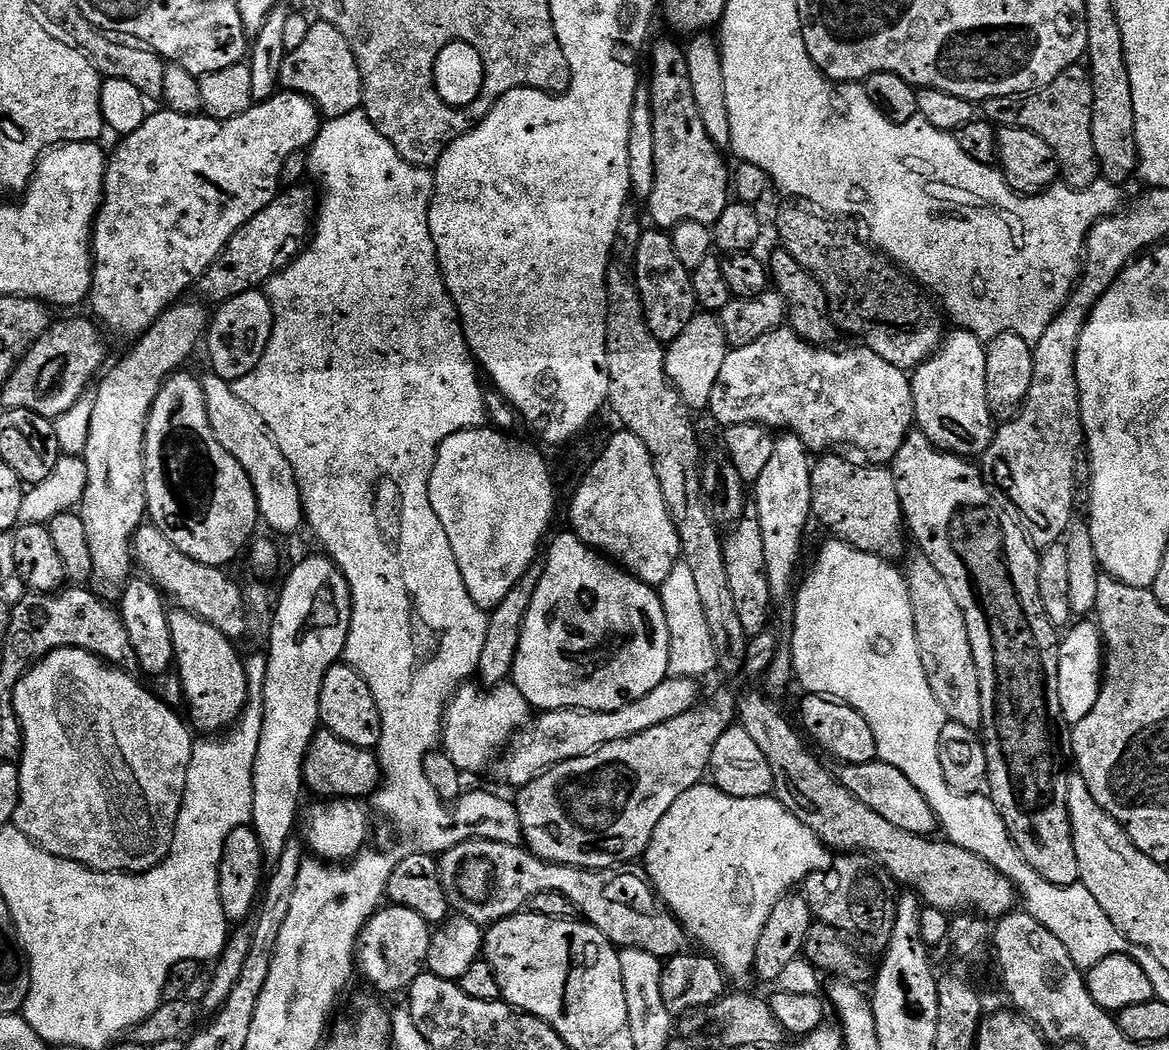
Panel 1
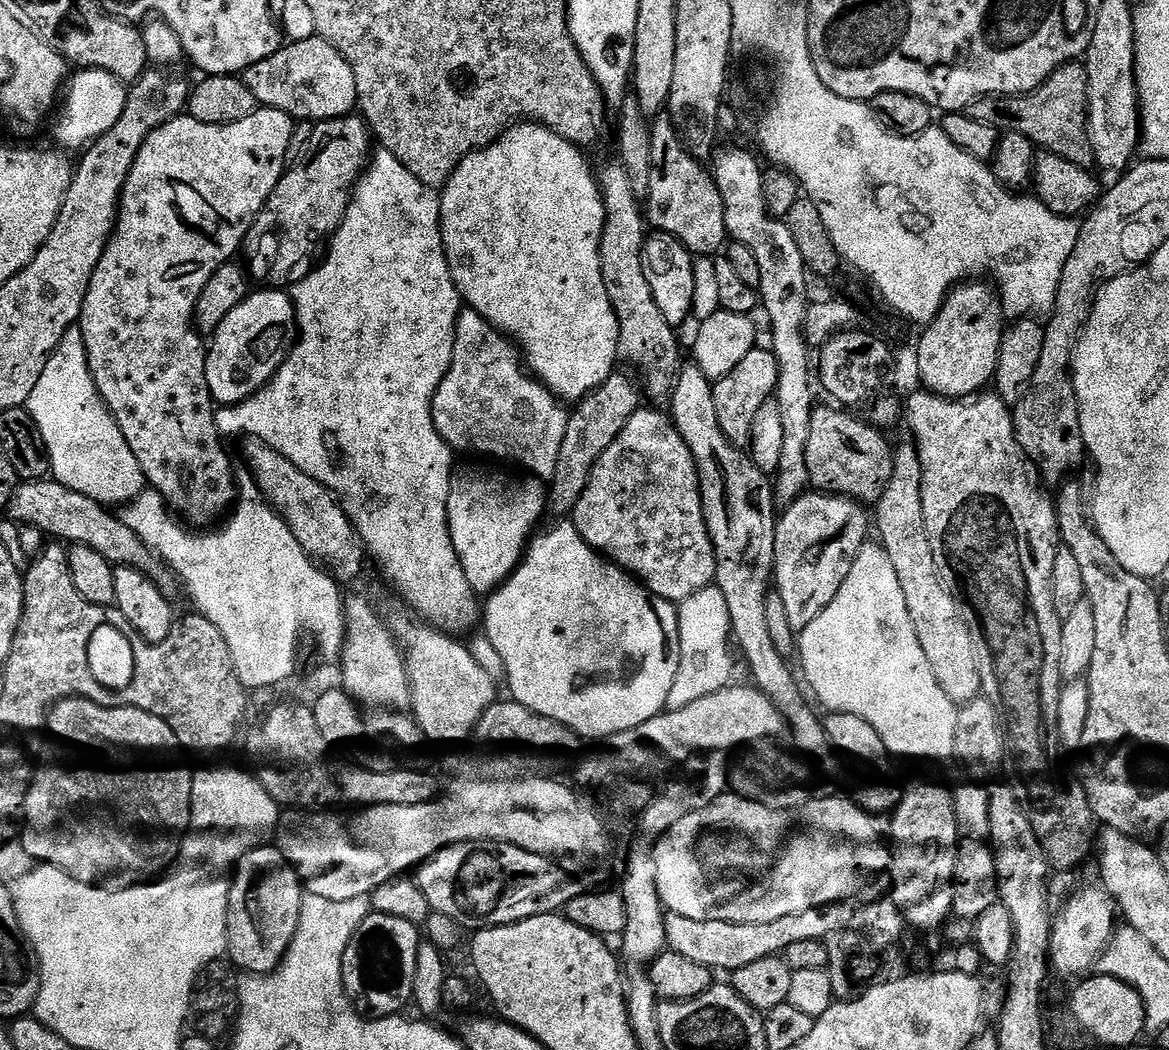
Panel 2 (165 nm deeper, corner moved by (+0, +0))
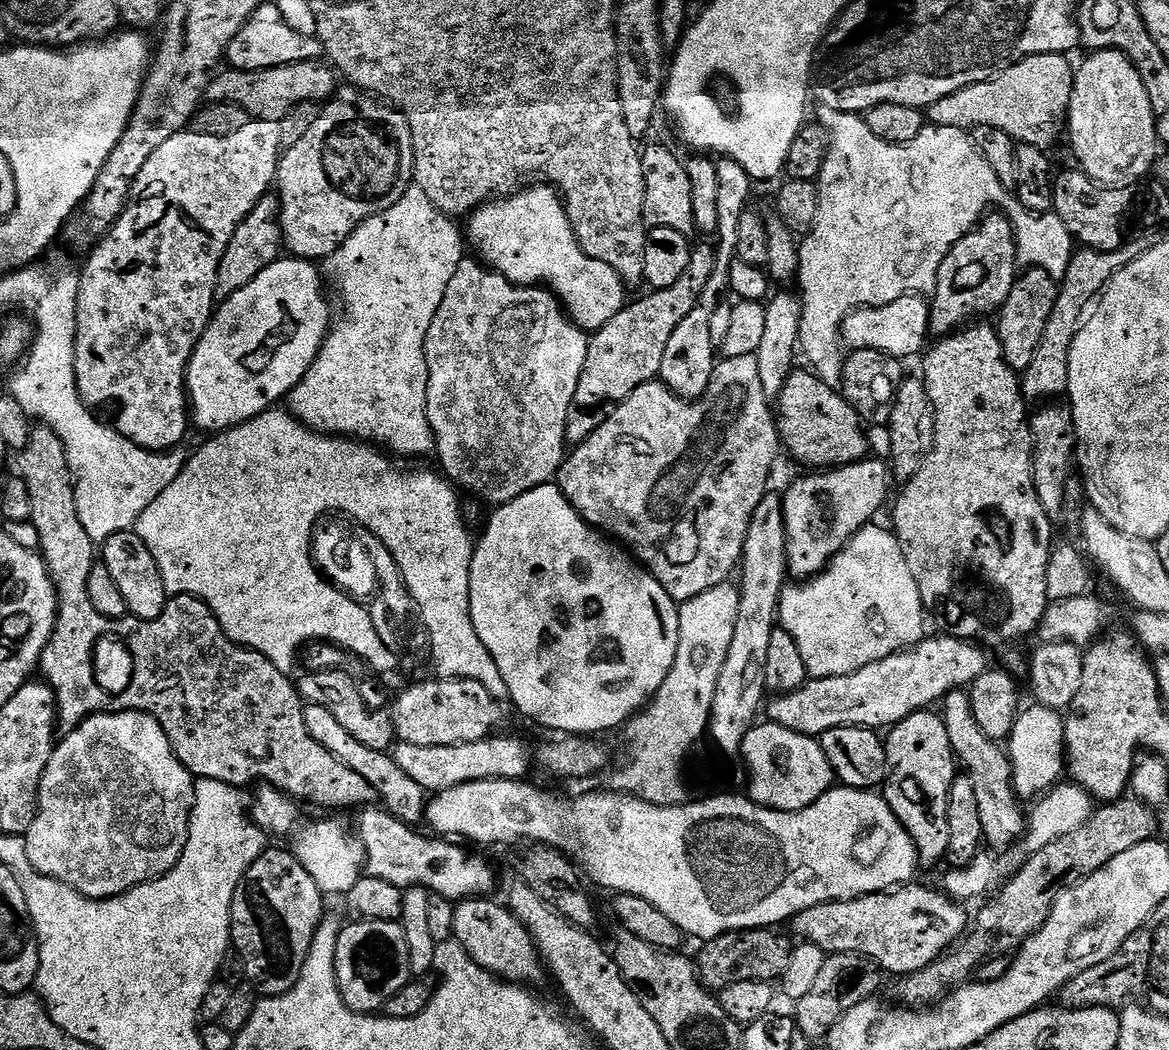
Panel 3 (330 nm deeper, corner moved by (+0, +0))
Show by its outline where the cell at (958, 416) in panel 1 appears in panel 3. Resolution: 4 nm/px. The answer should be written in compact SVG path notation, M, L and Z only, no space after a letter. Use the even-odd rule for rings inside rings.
M988 214L967 232L946 254L938 270L936 290L930 300L933 337L943 338L979 321L987 312L995 313L1010 298L1010 290L1016 284L1016 234L1012 224L1003 214Z

